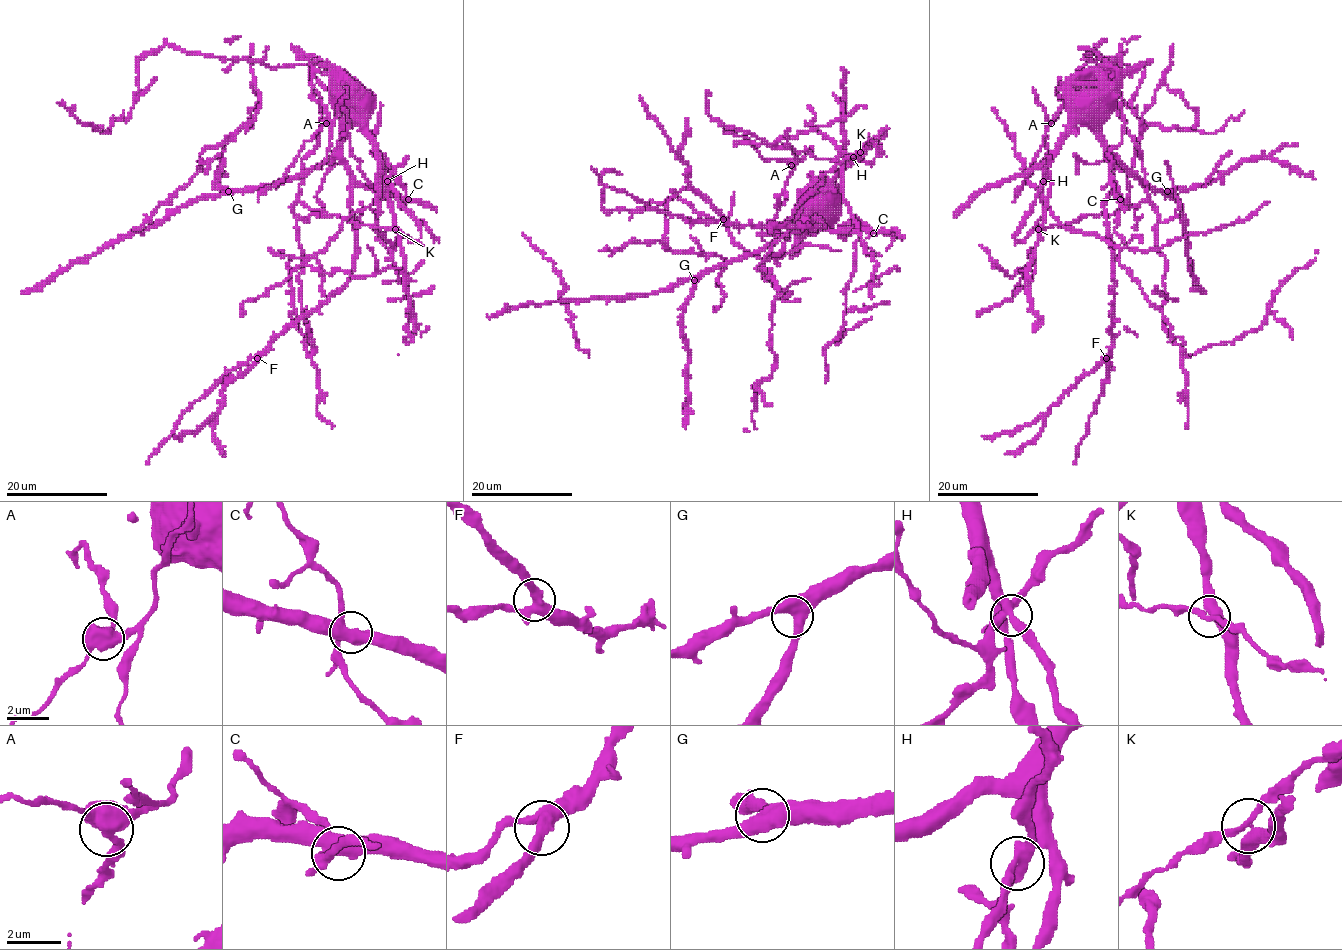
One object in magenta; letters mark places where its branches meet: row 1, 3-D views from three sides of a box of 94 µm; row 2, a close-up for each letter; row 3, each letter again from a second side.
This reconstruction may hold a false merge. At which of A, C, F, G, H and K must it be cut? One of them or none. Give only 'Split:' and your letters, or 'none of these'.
Split: A

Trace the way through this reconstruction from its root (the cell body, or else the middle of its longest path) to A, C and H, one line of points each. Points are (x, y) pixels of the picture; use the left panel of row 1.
A: (343, 99), (330, 70), (298, 54), (297, 59), (307, 59), (313, 69), (312, 97), (326, 108), (326, 122)
C: (343, 99), (341, 157), (348, 172), (360, 183), (408, 199)
H: (343, 99), (357, 113), (357, 122), (371, 140), (382, 163), (382, 176), (387, 181)

